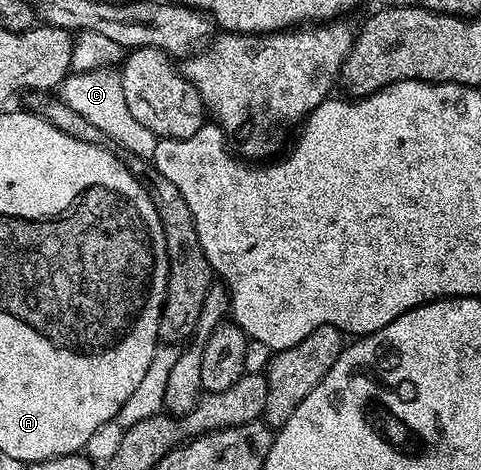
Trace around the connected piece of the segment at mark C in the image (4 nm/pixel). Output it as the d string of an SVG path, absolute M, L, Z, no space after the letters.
M110 67L91 72L71 73L61 84L61 98L73 111L83 116L83 119L98 127L99 131L103 131L110 142L113 140L119 146L129 149L128 152L134 157L153 157L159 139L128 110L118 70Z

